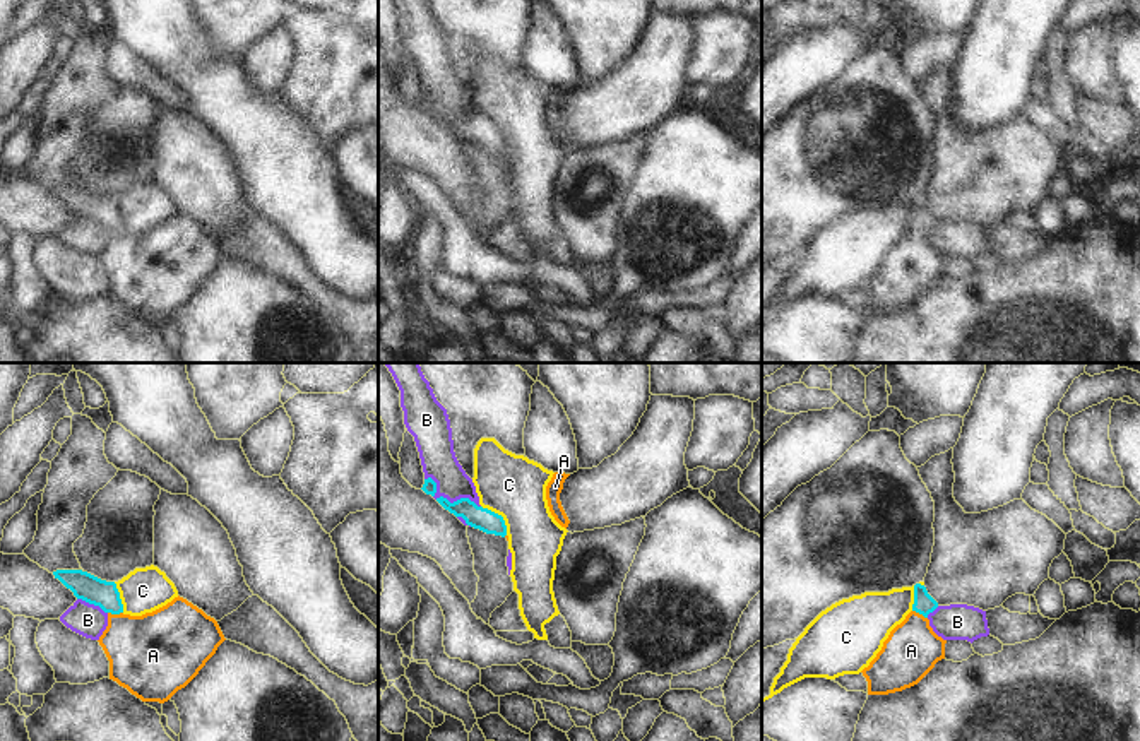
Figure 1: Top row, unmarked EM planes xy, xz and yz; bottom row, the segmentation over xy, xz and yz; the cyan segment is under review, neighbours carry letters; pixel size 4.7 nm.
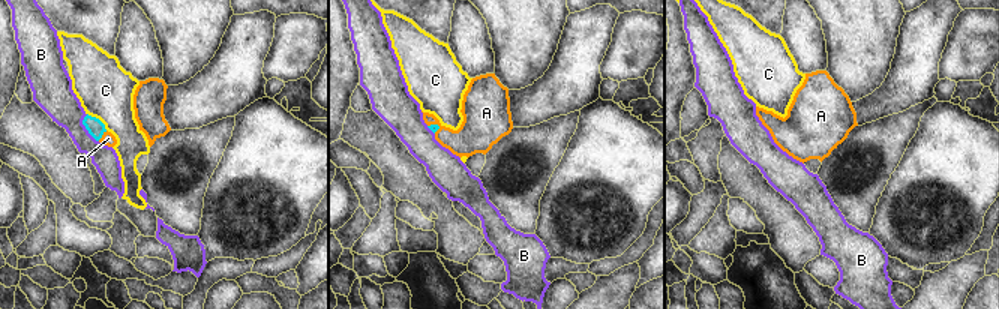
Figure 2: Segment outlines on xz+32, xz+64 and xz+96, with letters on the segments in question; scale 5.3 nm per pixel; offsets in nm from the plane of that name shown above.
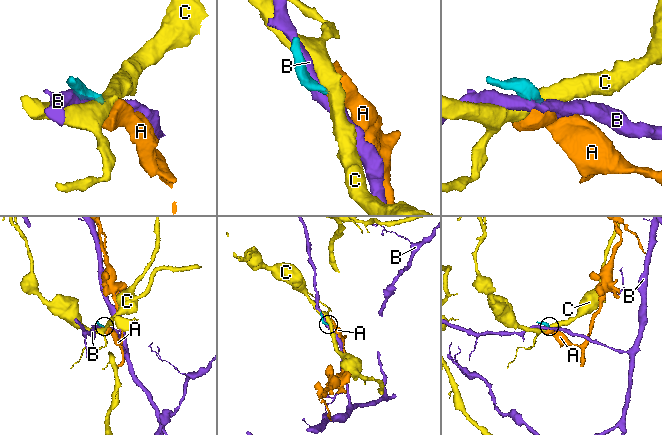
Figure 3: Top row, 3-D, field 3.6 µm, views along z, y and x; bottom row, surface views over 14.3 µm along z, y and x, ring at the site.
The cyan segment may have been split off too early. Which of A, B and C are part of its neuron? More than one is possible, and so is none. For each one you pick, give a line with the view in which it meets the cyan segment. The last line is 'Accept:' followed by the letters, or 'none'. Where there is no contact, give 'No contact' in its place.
A: Touches cyan in xy
Accept: A

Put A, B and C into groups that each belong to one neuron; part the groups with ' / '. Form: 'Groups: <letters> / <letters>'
Groups: A / B / C

